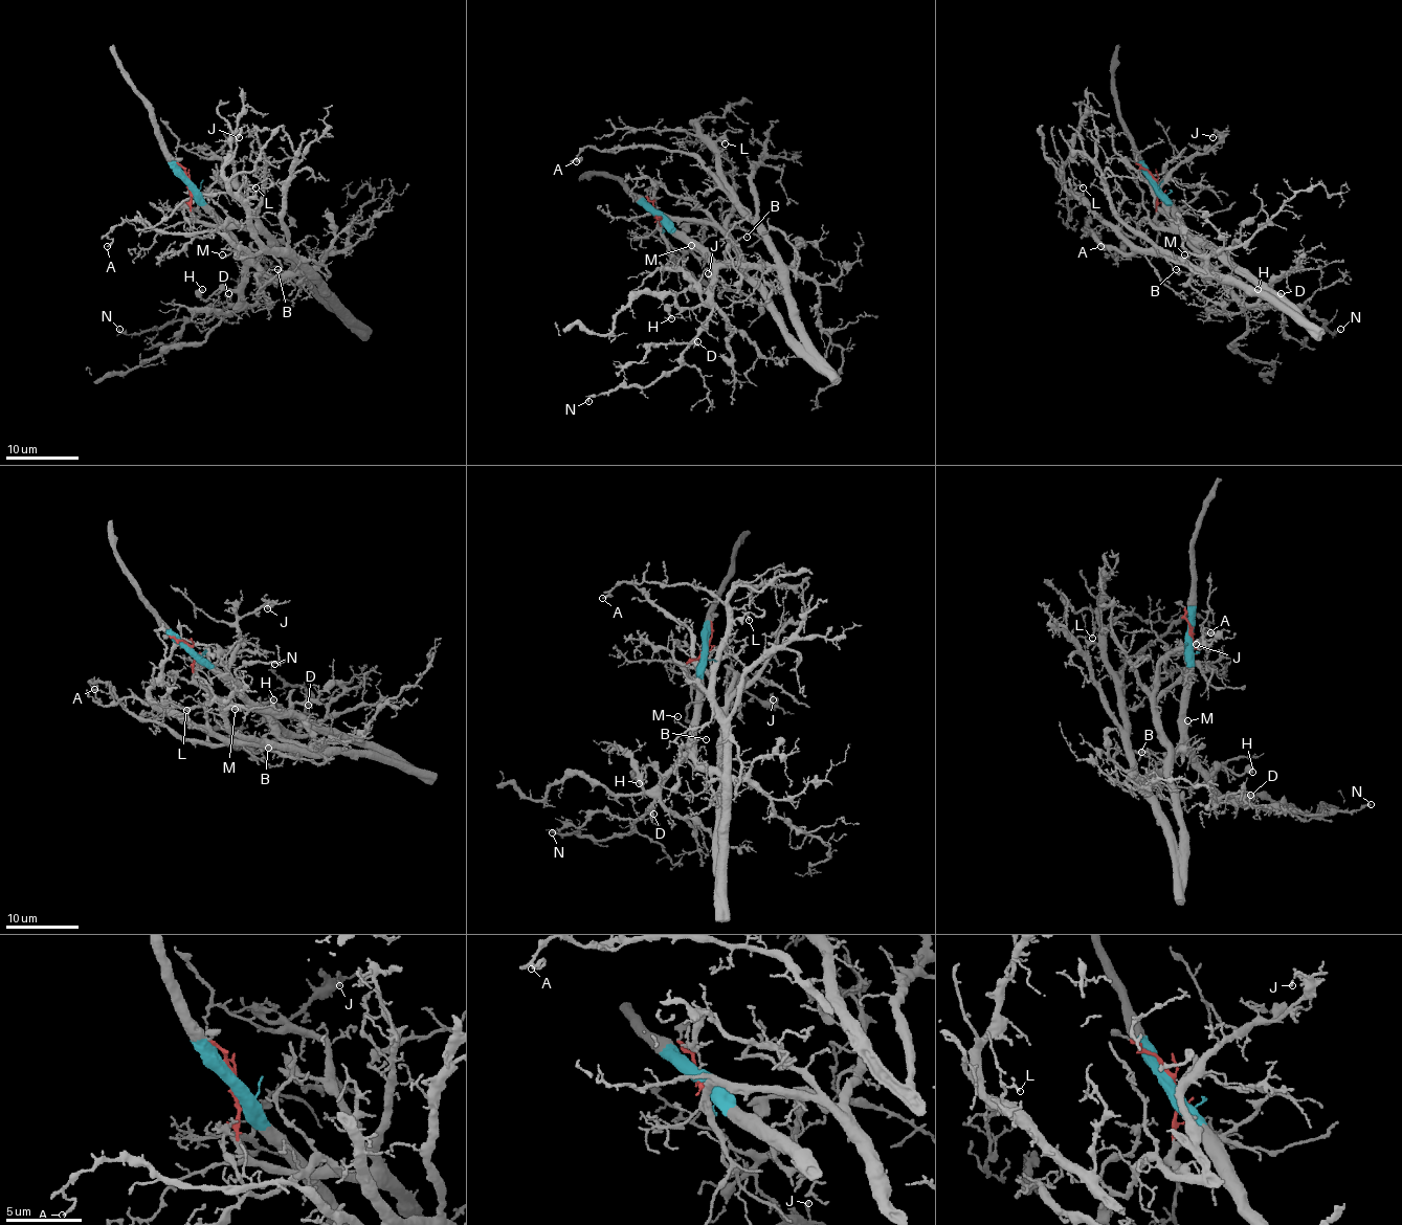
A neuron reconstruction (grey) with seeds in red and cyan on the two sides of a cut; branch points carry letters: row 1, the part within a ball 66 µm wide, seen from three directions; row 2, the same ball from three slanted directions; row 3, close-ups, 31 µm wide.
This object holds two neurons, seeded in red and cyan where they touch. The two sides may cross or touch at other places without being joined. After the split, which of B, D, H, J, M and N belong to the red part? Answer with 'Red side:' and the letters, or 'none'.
Red side: J

